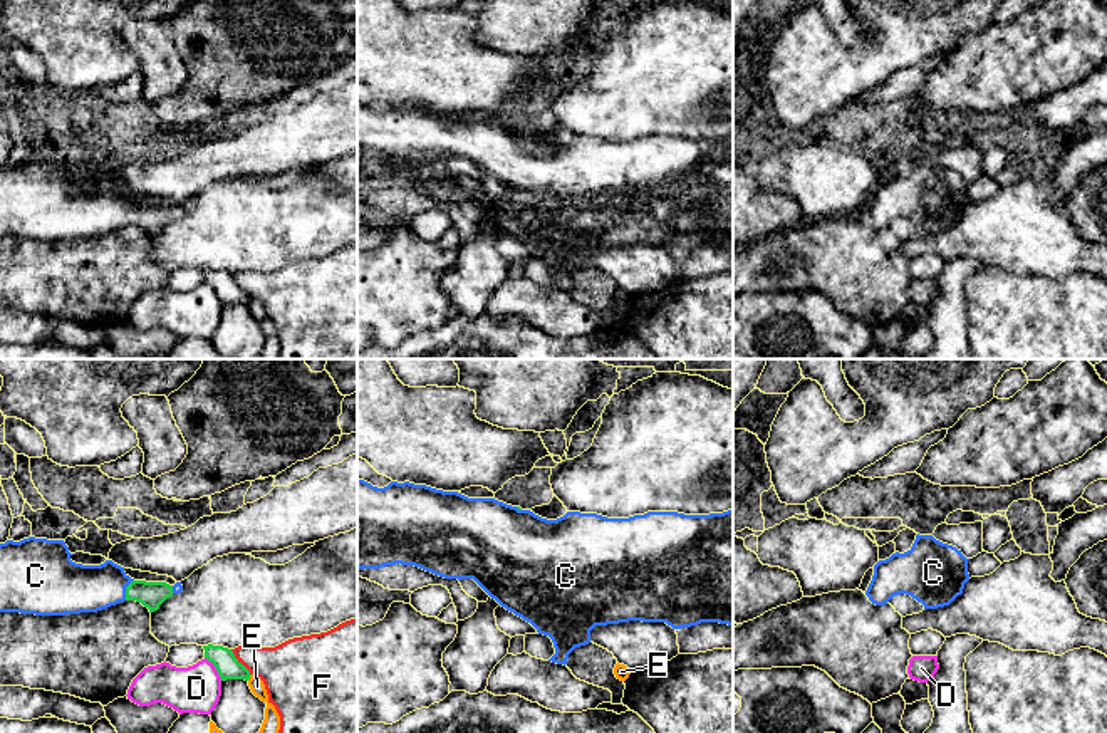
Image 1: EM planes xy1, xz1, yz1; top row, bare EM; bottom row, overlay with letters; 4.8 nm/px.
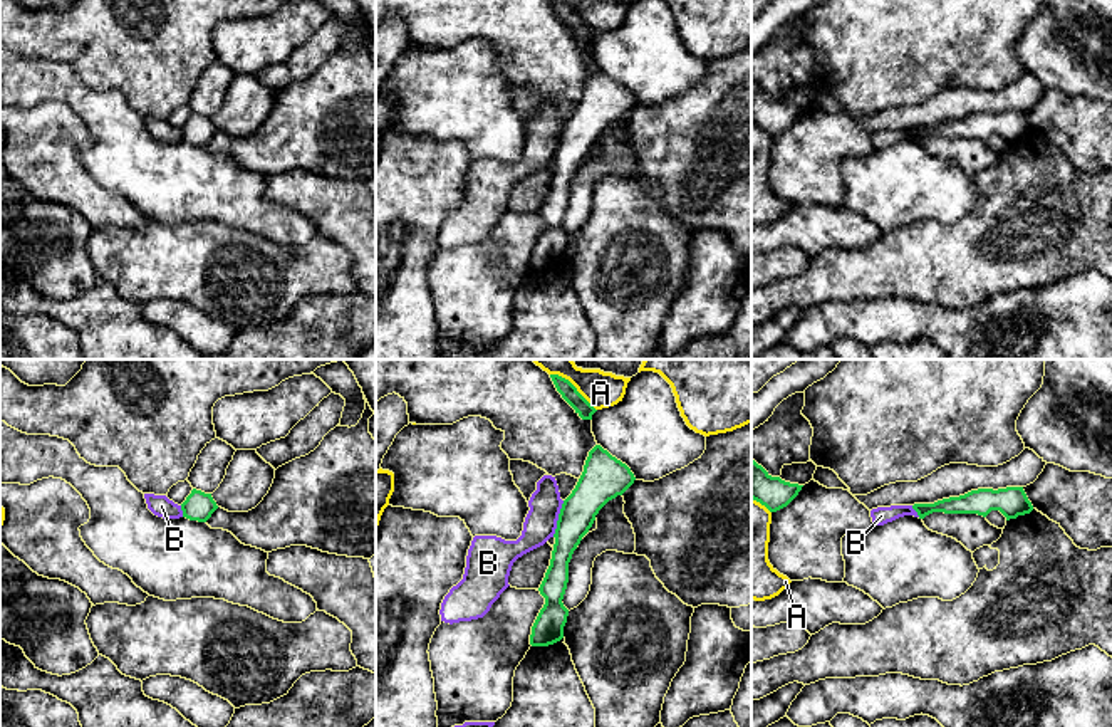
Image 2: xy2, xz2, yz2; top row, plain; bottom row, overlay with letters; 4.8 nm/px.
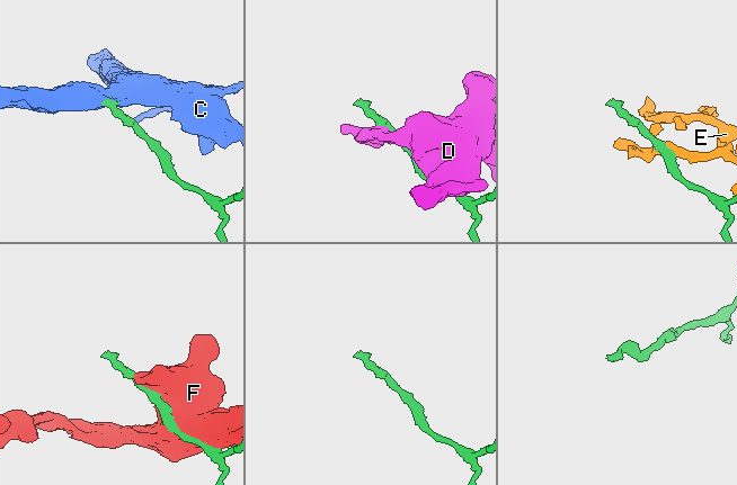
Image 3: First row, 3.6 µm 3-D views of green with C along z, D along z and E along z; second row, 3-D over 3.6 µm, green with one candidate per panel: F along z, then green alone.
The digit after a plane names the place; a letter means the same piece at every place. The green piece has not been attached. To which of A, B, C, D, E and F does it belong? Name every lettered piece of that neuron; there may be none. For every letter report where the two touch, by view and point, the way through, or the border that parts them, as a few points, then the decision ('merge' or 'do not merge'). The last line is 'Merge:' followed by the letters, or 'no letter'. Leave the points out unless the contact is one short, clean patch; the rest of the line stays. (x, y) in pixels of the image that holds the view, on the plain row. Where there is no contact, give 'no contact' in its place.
A: meets green in xz2 at (577, 15); border along xz2 (561, 0), (596, 34); do not merge
B: meets green in xz2 at (559, 143); border along xz2 (564, 125), (552, 160); do not merge
C: meets green in xy1 at (126, 213); runs through xy1 (151, 218), (126, 213), (74, 212); merge
D: meets green in xy1 at (215, 291); do not merge
E: meets green in xy1 at (249, 302); do not merge
F: meets green in xy1 at (240, 287); do not merge
Merge: C

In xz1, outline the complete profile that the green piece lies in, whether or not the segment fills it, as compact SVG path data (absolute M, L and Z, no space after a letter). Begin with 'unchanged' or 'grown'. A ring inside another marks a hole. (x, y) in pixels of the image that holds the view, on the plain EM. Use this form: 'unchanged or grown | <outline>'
grown | M357 102L357 191L396 188L444 203L473 203L502 231L548 260L555 272L548 285L564 290L575 272L590 267L595 250L629 245L666 247L673 253L701 247L733 250L733 134L709 139L647 136L629 143L567 136L547 144L495 122L468 122L409 106L377 112Z

